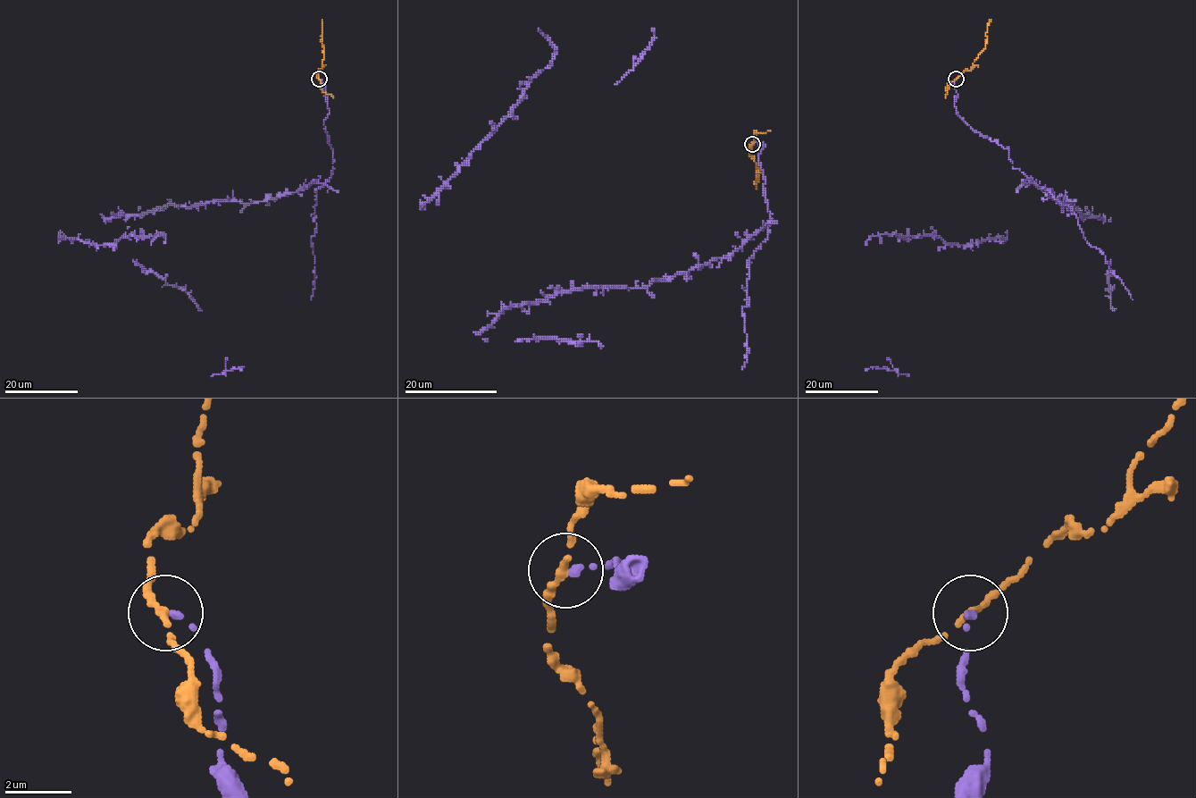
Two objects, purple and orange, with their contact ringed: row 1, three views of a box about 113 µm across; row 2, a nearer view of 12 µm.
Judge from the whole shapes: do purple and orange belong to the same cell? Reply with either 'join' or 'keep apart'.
keep apart

